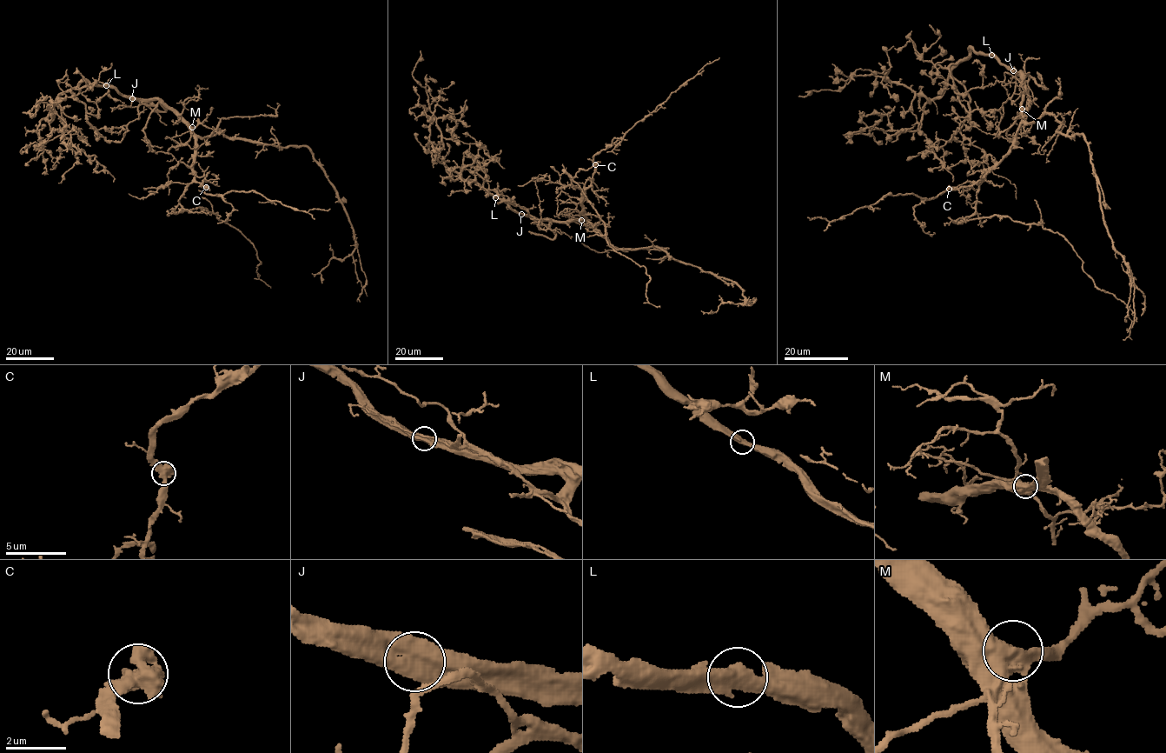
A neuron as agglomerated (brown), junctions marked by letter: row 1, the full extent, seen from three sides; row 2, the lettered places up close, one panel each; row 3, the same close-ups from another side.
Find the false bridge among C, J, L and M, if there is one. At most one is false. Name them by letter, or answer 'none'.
none

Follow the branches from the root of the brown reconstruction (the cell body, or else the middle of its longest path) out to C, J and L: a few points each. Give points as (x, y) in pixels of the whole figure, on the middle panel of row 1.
C: (579, 221), (584, 218), (583, 191), (590, 184), (595, 165)
J: (579, 221), (550, 222), (520, 214)
L: (579, 221), (550, 222), (526, 216), (495, 197)

